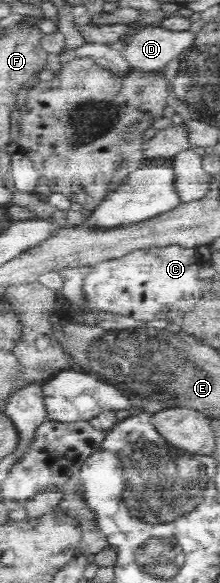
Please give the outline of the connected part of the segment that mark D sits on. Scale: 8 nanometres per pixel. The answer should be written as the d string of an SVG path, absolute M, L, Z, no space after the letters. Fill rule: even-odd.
M160 26L140 28L121 52L122 57L138 71L162 70L186 50L195 38L190 31L174 32Z

